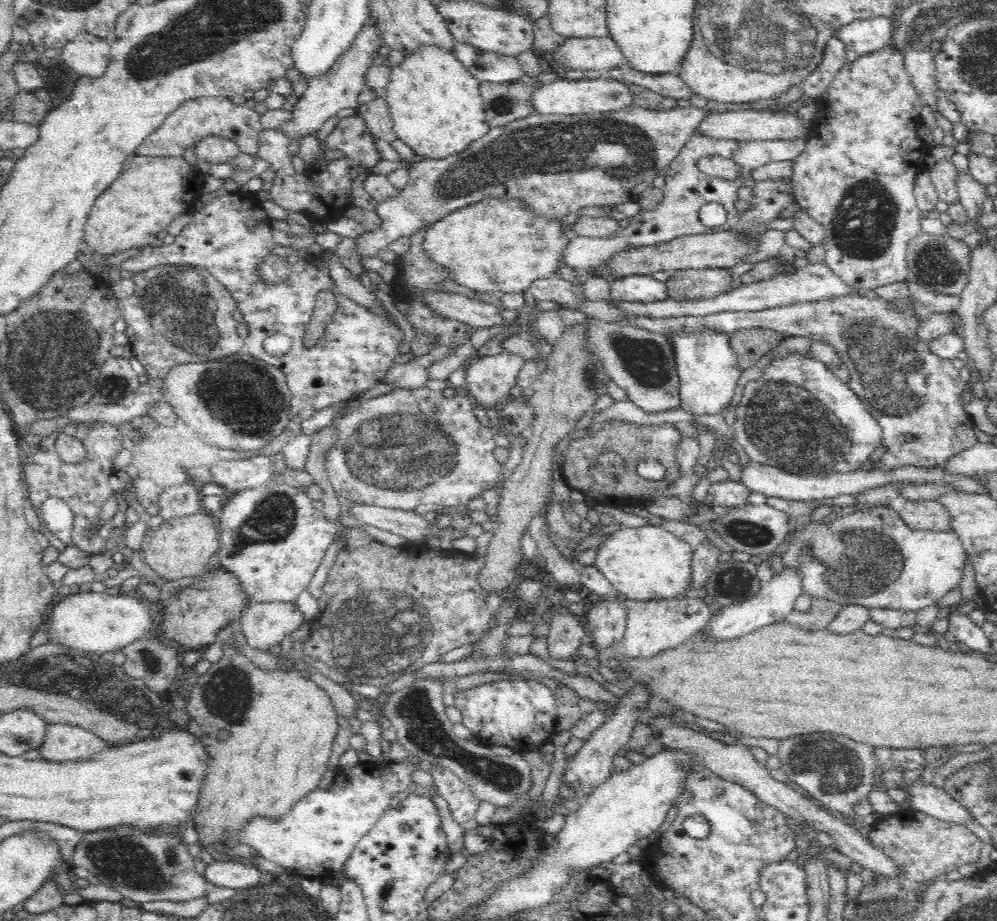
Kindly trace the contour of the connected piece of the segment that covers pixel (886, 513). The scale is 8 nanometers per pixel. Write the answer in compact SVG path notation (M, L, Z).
M890 508L844 515L830 522L810 522L783 554L783 565L804 569L806 594L830 595L845 605L902 609L918 614L959 586L968 551L954 529L912 530Z

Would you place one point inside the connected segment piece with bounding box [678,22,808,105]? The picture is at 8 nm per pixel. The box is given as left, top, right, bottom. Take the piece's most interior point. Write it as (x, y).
(705, 72)

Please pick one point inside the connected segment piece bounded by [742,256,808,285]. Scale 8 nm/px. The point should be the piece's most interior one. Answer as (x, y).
(774, 266)

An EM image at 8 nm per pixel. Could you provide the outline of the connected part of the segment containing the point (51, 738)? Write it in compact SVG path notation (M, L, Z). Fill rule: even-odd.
M48 724L47 734L38 752L40 759L51 762L76 761L101 752L109 743L88 730L69 725Z

